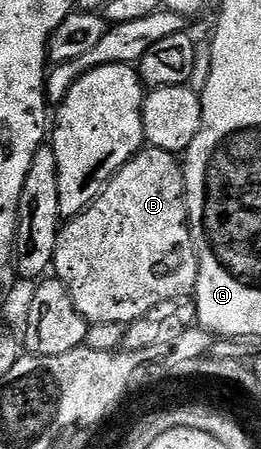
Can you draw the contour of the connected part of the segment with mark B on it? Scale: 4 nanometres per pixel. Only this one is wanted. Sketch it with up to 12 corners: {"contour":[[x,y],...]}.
{"contour":[[142,148],[62,224],[90,325],[197,288],[174,154]]}

